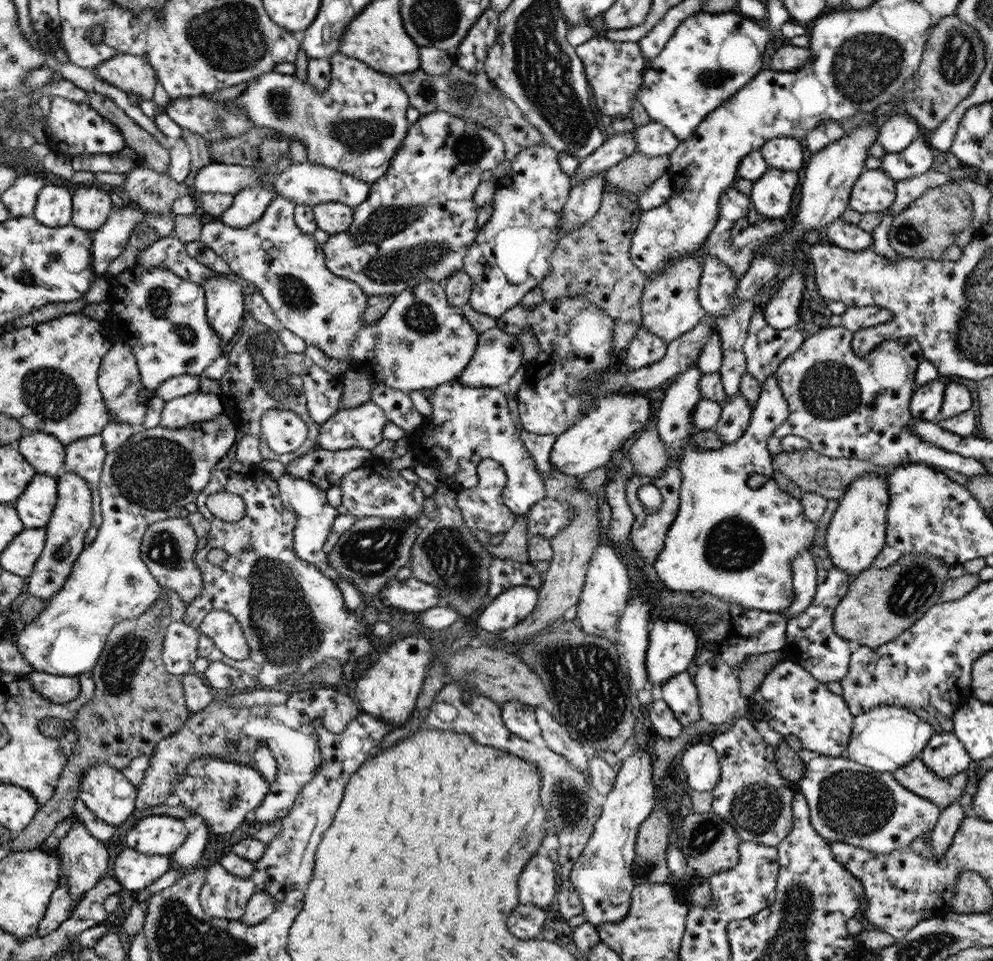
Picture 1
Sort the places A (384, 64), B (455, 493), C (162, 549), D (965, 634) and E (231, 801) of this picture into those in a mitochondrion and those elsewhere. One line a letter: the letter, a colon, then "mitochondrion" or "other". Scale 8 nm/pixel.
A: other
B: other
C: mitochondrion
D: other
E: mitochondrion

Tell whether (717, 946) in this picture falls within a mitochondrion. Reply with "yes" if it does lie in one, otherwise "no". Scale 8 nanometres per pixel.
no

